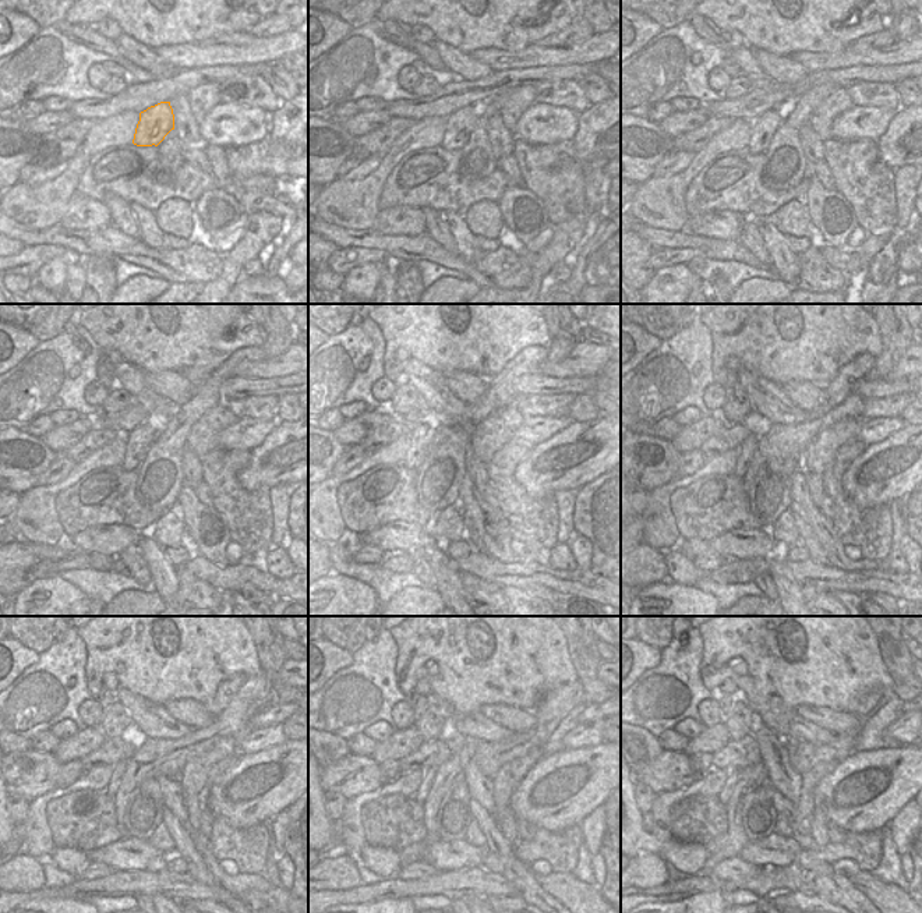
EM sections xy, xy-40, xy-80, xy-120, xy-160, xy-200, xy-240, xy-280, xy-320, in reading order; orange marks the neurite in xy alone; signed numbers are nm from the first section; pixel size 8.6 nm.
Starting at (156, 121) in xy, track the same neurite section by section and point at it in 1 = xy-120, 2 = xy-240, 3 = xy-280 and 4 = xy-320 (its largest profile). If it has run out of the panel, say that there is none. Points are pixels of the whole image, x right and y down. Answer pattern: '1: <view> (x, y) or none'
1: xy-120 (137, 442)
2: xy-240 (119, 770)
3: xy-280 (420, 795)
4: xy-320 (726, 795)

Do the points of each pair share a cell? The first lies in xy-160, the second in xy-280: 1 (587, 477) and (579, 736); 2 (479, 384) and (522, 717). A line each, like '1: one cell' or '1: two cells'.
1: two cells
2: one cell

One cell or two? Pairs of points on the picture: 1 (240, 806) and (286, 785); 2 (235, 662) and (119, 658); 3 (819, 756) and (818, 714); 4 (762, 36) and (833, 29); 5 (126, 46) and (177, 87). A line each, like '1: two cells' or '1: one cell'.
1: one cell
2: one cell
3: two cells
4: one cell
5: two cells

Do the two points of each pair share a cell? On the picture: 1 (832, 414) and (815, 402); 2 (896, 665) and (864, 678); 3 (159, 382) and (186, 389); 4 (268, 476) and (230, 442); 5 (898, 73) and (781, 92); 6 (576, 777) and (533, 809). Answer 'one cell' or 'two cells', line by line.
1: two cells
2: two cells
3: one cell
4: two cells
5: one cell
6: one cell

